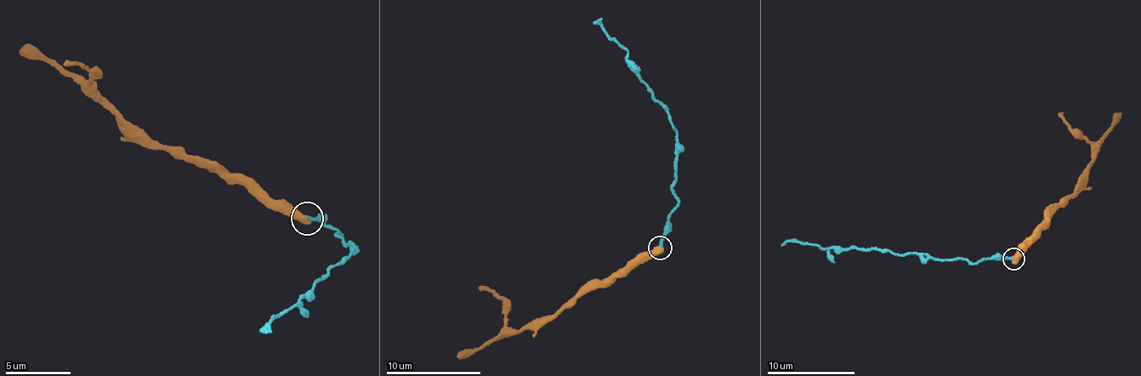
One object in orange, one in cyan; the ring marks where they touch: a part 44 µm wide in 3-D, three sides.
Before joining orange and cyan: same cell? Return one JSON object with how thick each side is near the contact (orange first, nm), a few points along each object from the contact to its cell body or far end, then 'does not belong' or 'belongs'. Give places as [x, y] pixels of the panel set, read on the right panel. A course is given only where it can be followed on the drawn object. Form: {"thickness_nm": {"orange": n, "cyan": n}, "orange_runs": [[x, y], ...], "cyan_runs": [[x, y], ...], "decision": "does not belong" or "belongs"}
{"thickness_nm": {"orange": 600, "cyan": 240}, "orange_runs": [[1013, 259], [1016, 251], [1025, 247], [1043, 216], [1071, 196], [1116, 114]], "cyan_runs": [[1012, 259], [984, 258], [977, 262], [921, 259], [907, 253], [851, 246], [820, 248], [791, 240], [780, 245]], "decision": "does not belong"}

